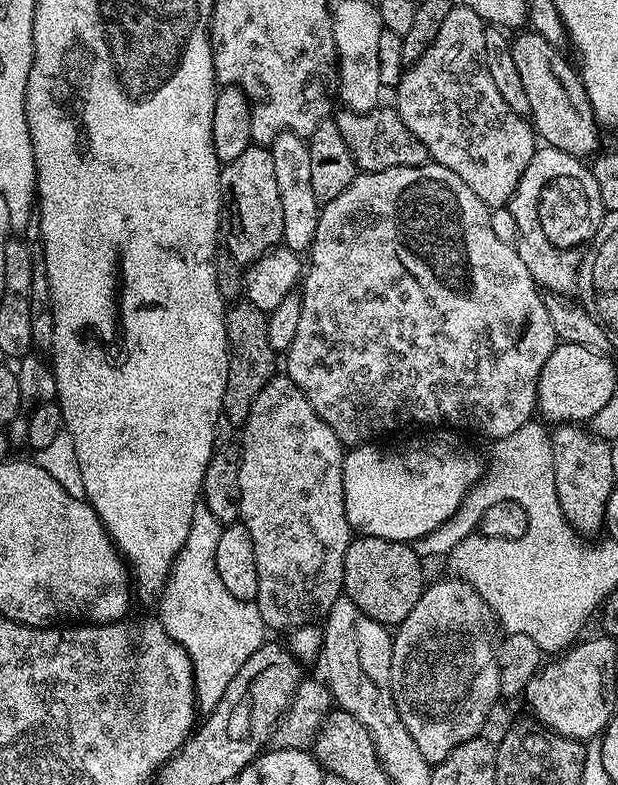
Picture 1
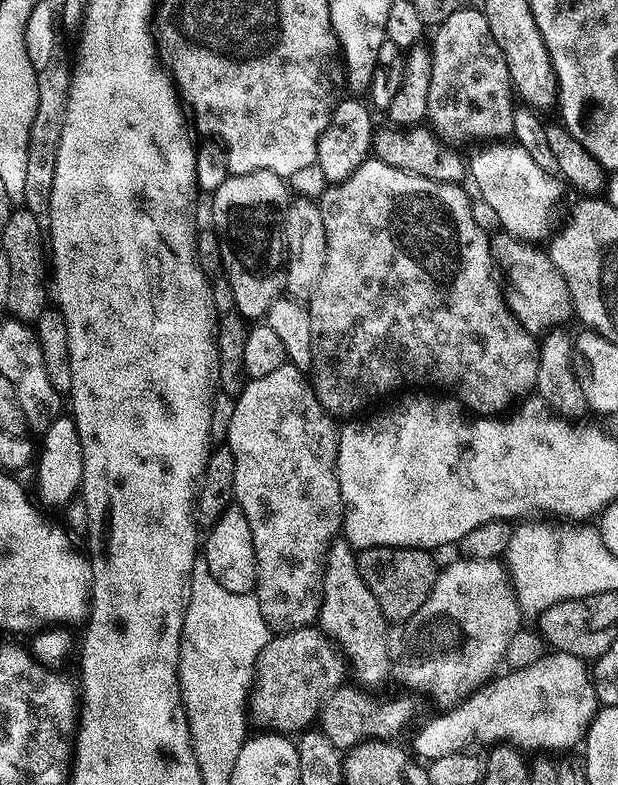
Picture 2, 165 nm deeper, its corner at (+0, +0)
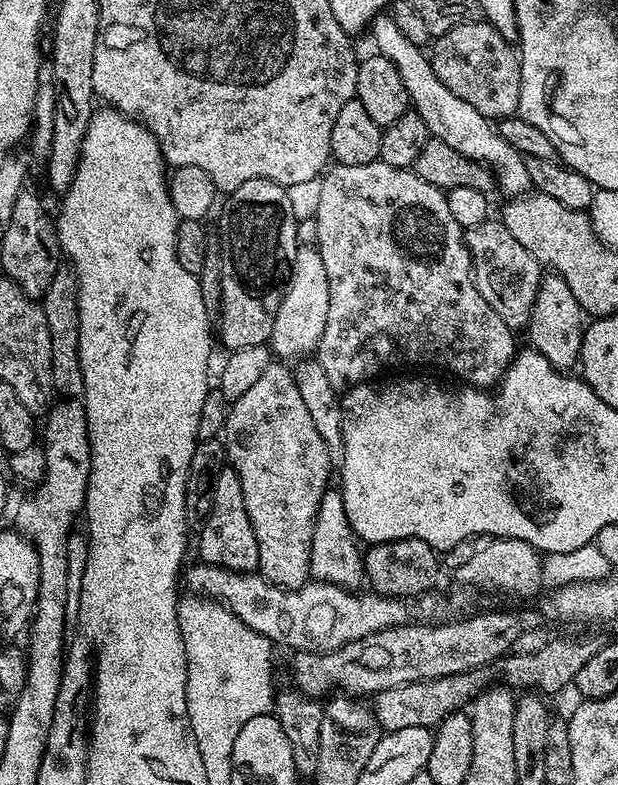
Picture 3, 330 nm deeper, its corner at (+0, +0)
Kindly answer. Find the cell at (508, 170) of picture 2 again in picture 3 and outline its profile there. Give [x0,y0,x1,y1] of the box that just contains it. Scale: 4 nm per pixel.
[370,14,531,198]

